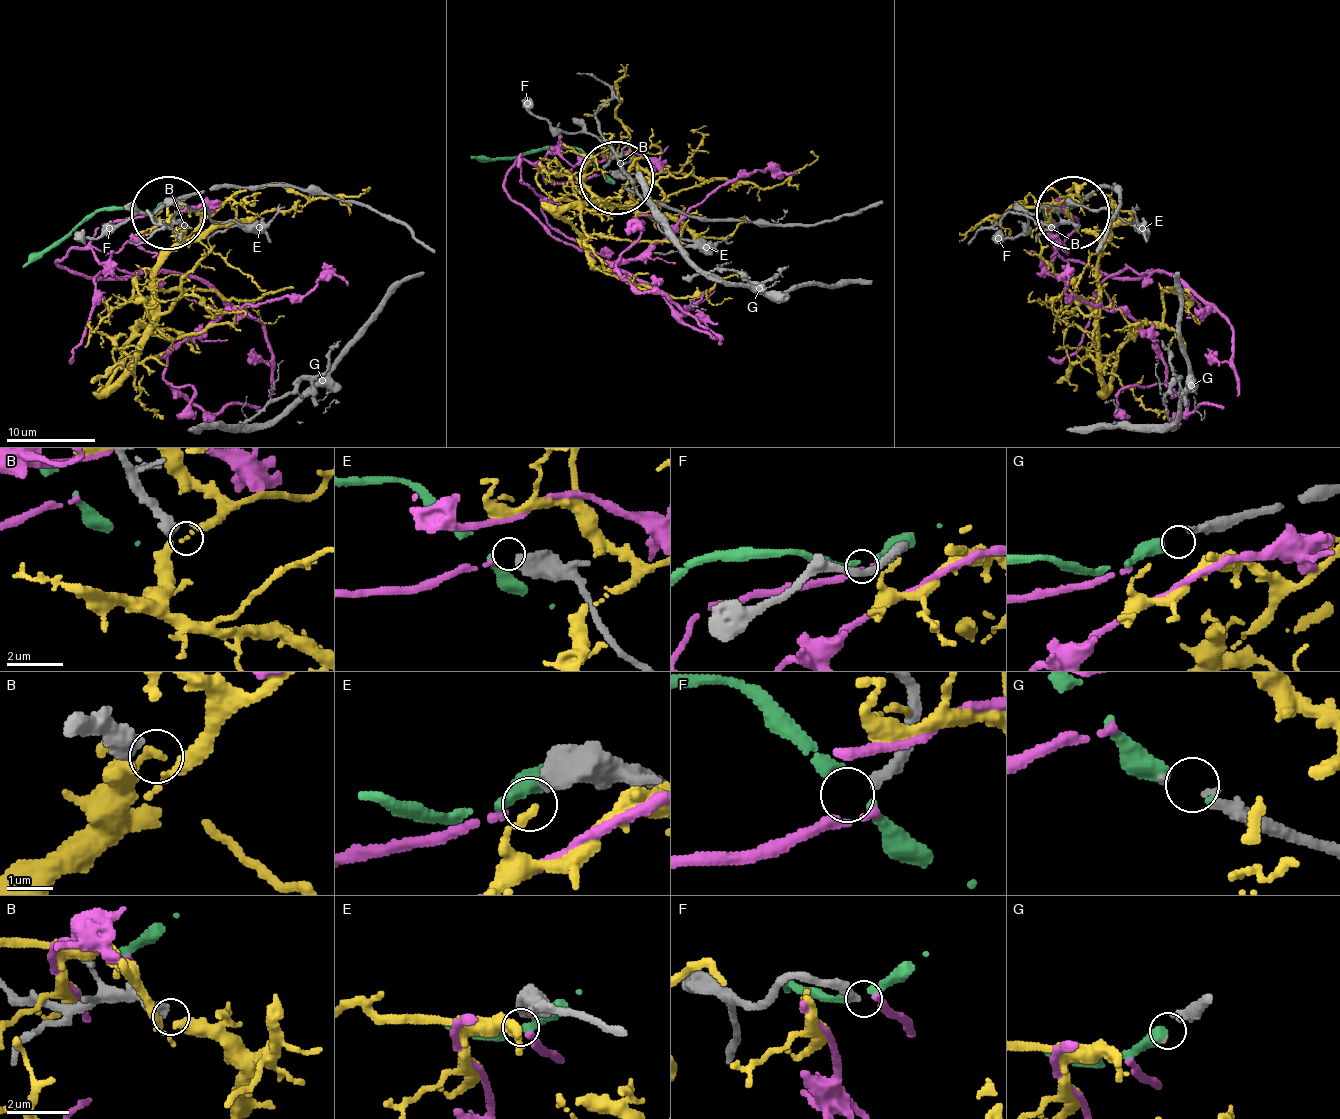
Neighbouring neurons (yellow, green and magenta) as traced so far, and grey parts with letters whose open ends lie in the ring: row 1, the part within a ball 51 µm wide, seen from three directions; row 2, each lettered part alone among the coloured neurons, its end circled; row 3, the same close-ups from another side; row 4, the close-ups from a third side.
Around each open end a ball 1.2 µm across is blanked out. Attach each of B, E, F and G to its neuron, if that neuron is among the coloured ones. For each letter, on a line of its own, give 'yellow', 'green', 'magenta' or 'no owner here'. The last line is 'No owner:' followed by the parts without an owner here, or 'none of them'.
B: no owner here
E: magenta
F: no owner here
G: green
No owner: B, F

